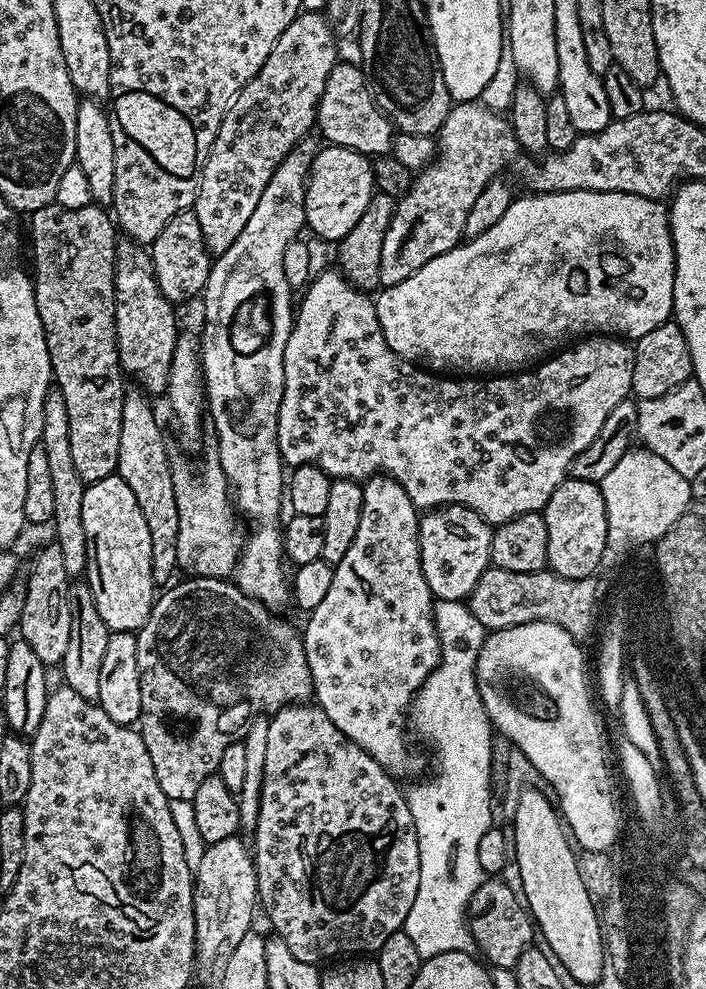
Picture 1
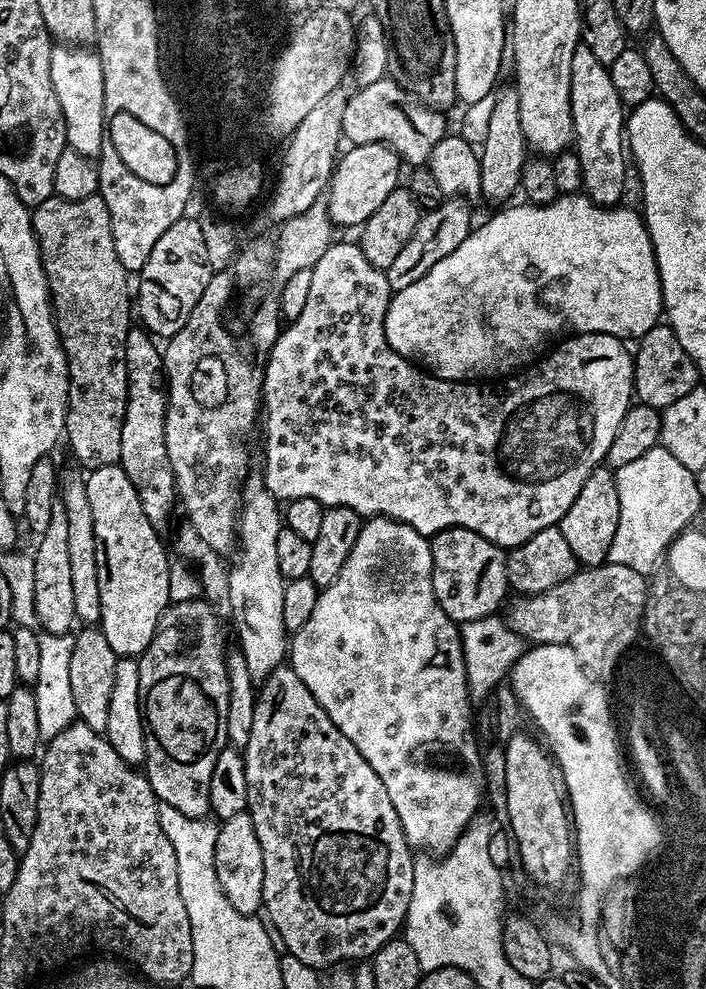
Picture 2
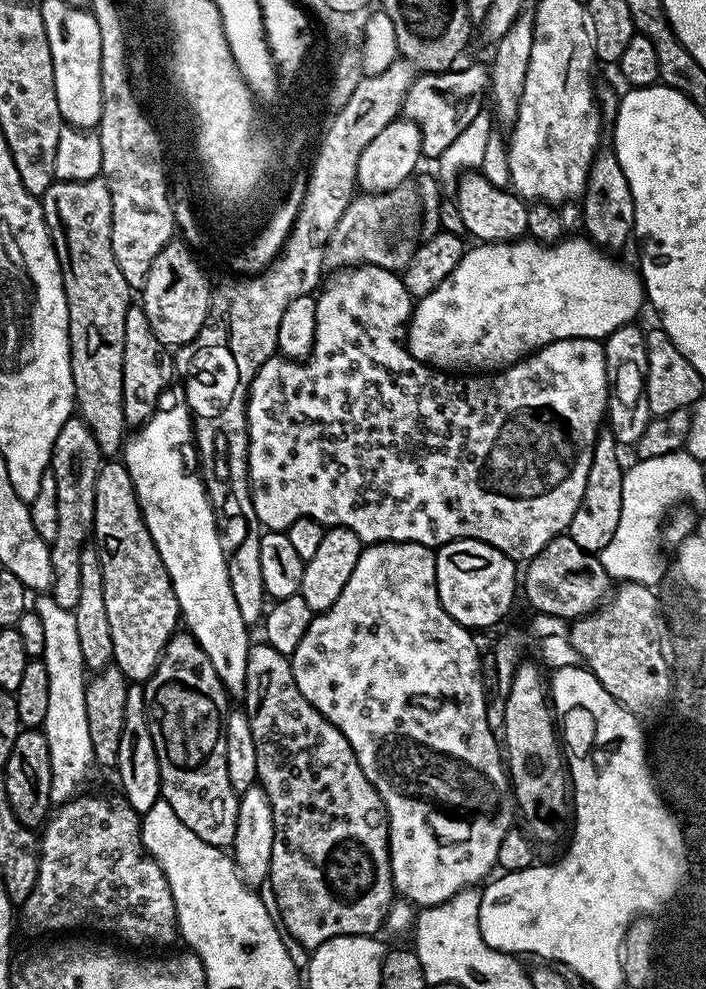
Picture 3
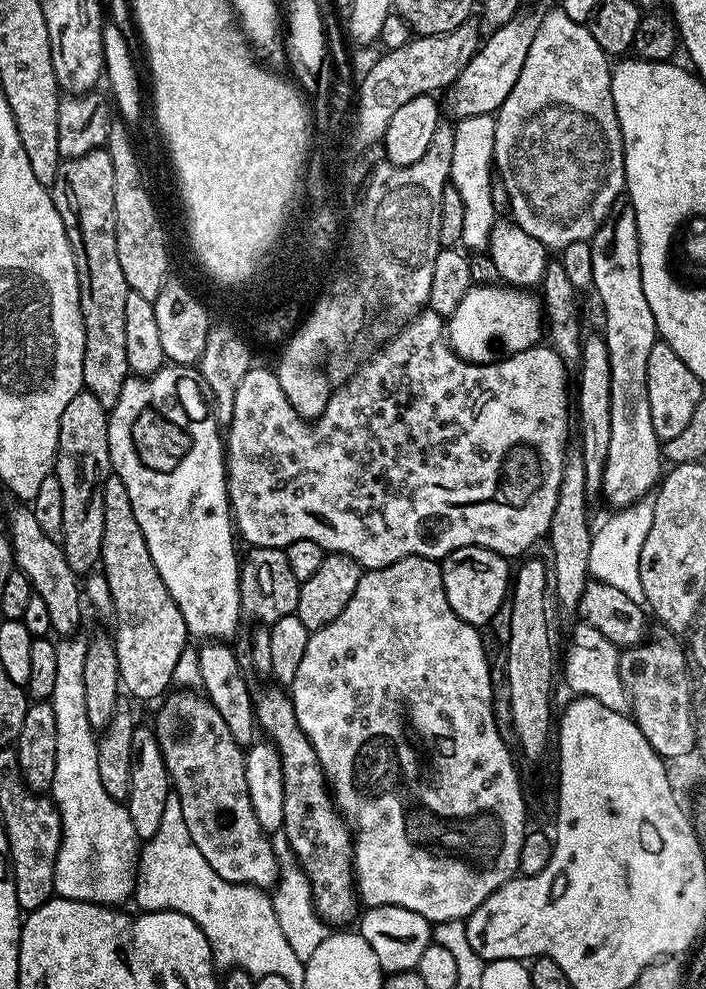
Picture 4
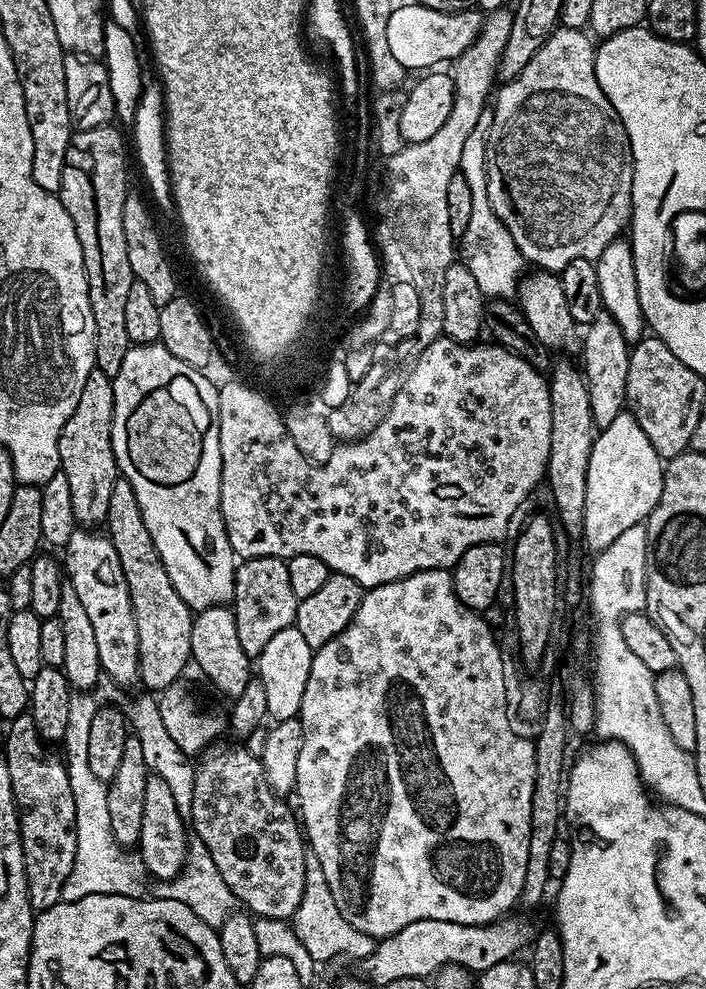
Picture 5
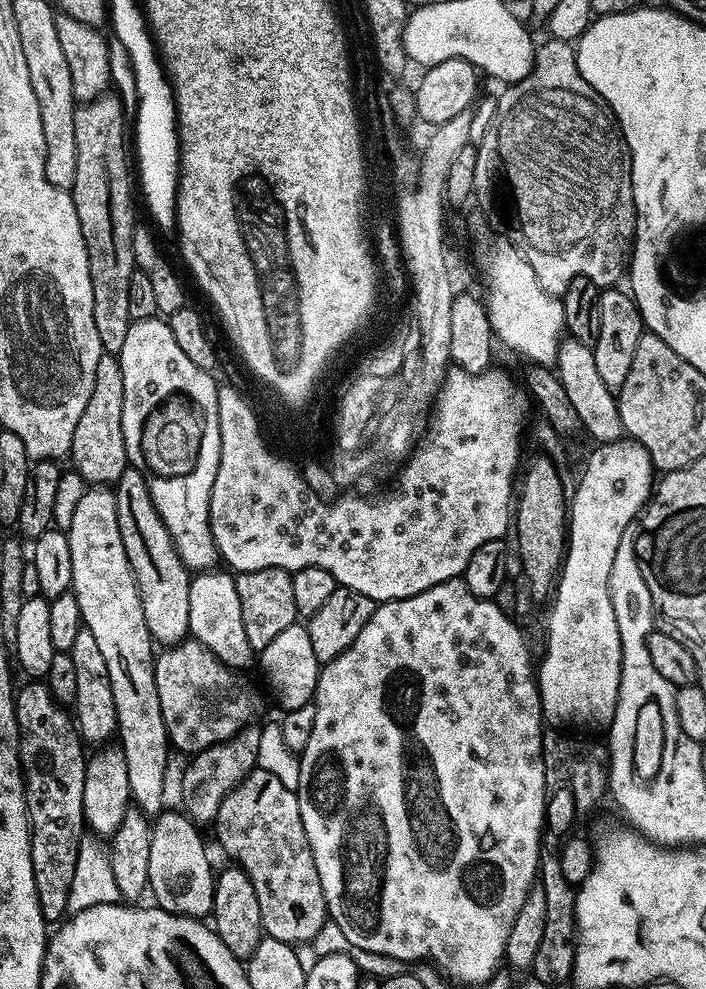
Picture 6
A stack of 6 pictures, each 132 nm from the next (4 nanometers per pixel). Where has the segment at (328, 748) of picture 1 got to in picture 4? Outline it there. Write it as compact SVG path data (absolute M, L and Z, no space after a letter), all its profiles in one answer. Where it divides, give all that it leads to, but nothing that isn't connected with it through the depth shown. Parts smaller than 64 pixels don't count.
M273 687L266 689L261 696L259 693L254 703L259 731L268 735L265 737L278 750L278 758L282 758L282 830L312 884L312 901L317 914L329 926L348 926L358 916L356 877L352 867L354 832L336 806L310 738L306 738L302 726L298 726L291 695L286 694L283 687Z

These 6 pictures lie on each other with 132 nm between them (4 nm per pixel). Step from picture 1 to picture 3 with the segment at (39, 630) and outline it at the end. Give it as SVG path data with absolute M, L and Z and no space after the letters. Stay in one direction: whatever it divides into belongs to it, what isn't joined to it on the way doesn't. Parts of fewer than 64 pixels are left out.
M72 415L66 422L66 426L58 430L58 439L54 441L50 469L58 482L58 534L50 545L52 549L50 562L54 570L50 595L54 602L58 602L58 606L69 610L78 606L82 550L89 547L94 536L92 530L94 494L98 486L98 470L101 463L102 457L98 450L98 442L94 442L94 434L90 434L90 426L86 426L86 422L80 419L79 415Z

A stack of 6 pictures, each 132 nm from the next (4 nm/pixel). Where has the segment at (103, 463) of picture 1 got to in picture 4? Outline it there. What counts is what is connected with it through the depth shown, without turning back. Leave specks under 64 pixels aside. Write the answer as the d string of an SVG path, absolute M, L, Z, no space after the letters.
M104 148L82 158L61 160L56 180L51 184L52 201L66 226L76 259L80 283L80 309L86 330L86 350L82 362L84 388L109 410L118 402L122 386L130 375L126 362L126 274L118 263L116 215L114 214L114 162Z

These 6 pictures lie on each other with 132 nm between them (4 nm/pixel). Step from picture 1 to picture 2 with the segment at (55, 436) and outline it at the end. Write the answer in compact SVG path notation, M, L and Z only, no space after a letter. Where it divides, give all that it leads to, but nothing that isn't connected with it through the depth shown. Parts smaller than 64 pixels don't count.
M71 466L59 473L58 503L66 506L68 525L68 557L72 575L72 593L77 621L84 626L99 625L102 614L102 594L98 594L98 550L94 538L94 513L90 510L90 498L86 494L86 476L79 467Z

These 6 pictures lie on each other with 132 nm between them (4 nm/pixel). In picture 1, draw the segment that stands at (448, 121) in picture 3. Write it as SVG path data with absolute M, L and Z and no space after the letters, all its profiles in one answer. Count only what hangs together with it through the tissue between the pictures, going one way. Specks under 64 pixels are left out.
M337 62L334 70L330 70L326 78L326 90L322 90L322 98L316 107L315 127L318 132L320 128L329 145L349 148L363 156L377 158L383 152L384 155L391 153L394 129L378 110L372 91L368 89L368 81L364 79L363 68L352 64Z

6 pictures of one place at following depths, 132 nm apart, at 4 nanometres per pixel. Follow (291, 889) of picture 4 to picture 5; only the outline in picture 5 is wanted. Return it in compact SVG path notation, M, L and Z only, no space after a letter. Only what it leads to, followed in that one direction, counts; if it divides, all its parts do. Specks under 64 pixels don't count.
M306 854L307 884L303 890L302 902L291 920L291 926L298 935L299 942L305 947L310 958L317 964L323 964L342 953L363 960L373 953L377 946L375 937L363 934L362 931L354 929L350 922L343 918L334 896L330 893L327 885L326 874L323 873L321 863L316 855Z

